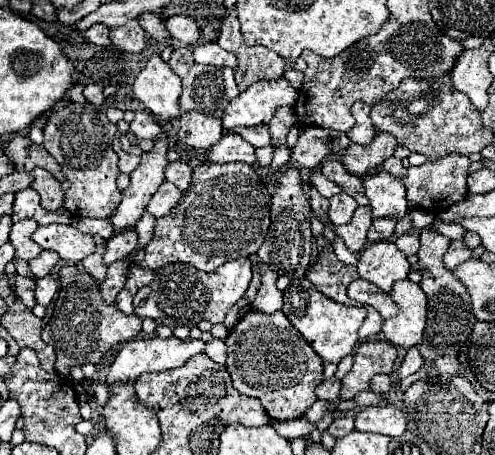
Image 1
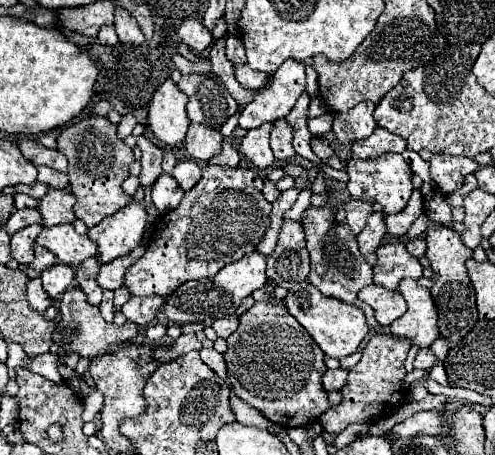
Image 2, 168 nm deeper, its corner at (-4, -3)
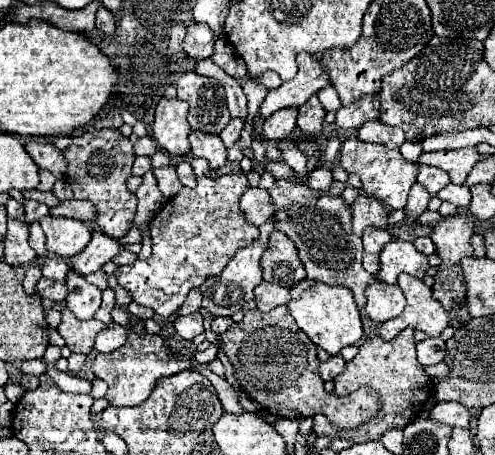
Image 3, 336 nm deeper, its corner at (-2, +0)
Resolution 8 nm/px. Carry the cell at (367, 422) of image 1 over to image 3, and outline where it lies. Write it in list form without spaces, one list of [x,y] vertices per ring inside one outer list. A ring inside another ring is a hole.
[[[438,402],[432,410],[430,410],[430,418],[434,422],[442,422],[448,426],[460,426],[460,428],[468,428],[470,424],[470,410],[460,404],[460,402]]]

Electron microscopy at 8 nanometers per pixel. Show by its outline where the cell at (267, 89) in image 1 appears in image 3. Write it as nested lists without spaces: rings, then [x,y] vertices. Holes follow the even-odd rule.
[[[302,52],[296,60],[298,60],[296,78],[290,82],[284,82],[280,88],[270,90],[266,94],[266,100],[260,106],[260,114],[264,118],[272,116],[280,108],[302,106],[304,102],[308,102],[310,96],[314,96],[318,90],[330,84],[330,76],[324,72],[318,56]]]

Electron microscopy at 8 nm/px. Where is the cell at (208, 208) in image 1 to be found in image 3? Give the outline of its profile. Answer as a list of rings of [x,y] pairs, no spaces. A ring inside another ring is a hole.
[[[236,172],[236,174],[226,174],[220,176],[216,180],[212,178],[198,178],[196,188],[182,188],[174,198],[170,198],[166,202],[166,206],[162,208],[162,212],[150,222],[150,238],[152,238],[152,256],[144,262],[132,262],[126,266],[120,266],[114,276],[118,278],[120,286],[124,286],[132,300],[152,308],[158,316],[168,318],[170,314],[178,312],[178,308],[184,304],[188,292],[194,286],[200,286],[206,278],[210,276],[220,276],[222,270],[226,268],[226,264],[232,260],[232,256],[252,244],[258,238],[258,228],[248,224],[244,220],[244,214],[238,208],[238,200],[240,196],[248,190],[248,180],[244,172]]]

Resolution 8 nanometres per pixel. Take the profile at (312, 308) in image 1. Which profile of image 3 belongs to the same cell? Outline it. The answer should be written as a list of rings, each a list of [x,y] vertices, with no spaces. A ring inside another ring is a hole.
[[[302,280],[290,290],[292,300],[288,302],[288,308],[298,324],[298,328],[322,350],[328,354],[338,354],[344,346],[352,346],[362,338],[362,322],[360,322],[360,310],[354,302],[352,290],[348,288],[332,288],[328,284],[316,282],[316,280]]]

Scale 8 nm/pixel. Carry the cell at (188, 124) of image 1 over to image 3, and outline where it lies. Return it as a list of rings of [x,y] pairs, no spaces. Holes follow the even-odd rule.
[[[192,132],[190,134],[190,146],[192,146],[192,156],[208,160],[212,170],[218,170],[226,164],[226,148],[224,148],[220,136],[212,136],[212,134],[204,134],[204,132]]]

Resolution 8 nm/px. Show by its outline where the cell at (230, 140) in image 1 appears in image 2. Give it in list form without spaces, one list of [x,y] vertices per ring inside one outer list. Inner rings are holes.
[[[266,123],[266,125],[260,125],[256,129],[250,129],[248,135],[242,139],[240,143],[240,155],[246,157],[246,161],[258,169],[266,169],[266,167],[272,167],[272,163],[276,161],[270,145],[268,145],[268,139],[270,139],[270,131],[272,131],[272,125]]]

